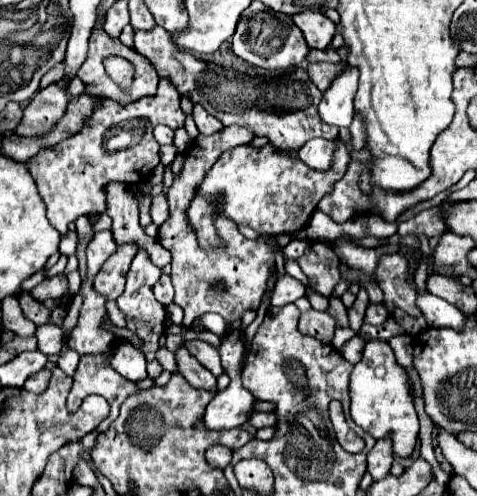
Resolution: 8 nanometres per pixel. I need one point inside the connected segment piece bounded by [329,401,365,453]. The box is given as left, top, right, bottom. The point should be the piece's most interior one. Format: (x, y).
(349, 441)

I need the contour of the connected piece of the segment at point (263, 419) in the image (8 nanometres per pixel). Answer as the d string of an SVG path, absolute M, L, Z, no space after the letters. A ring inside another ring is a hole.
M251 413L249 423L251 423L253 427L257 427L257 429L261 429L261 427L273 427L275 415L273 415L273 413Z

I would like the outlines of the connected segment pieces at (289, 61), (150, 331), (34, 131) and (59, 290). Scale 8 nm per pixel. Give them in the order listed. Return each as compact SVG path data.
M253 1L249 5L249 9L241 15L235 35L231 39L231 45L233 45L233 53L237 57L241 57L249 65L261 67L261 69L289 71L293 67L303 65L303 61L309 55L309 45L305 43L305 39L301 39L301 31L293 23L293 19L289 15L271 11L261 1Z
M137 251L129 271L127 271L127 285L125 291L121 293L121 297L117 299L117 307L125 313L127 319L127 329L139 337L141 353L155 353L159 349L159 337L165 333L165 319L167 319L167 311L165 307L155 299L153 295L153 285L157 283L161 275L161 269L157 269L145 251Z
M65 77L57 83L51 83L45 89L39 89L25 107L23 119L15 129L15 135L47 137L53 131L55 123L65 115L67 103L69 93L65 89Z
M61 273L61 275L55 275L55 277L49 277L49 279L43 279L37 287L33 287L33 295L37 295L37 299L49 299L49 297L63 297L69 289L69 281L67 281L67 275Z

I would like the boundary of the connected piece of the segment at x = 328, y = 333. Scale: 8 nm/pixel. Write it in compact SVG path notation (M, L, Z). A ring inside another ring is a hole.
M315 309L307 311L299 319L299 331L303 335L315 335L315 339L331 343L333 331L335 331L335 319L327 313L319 313Z

